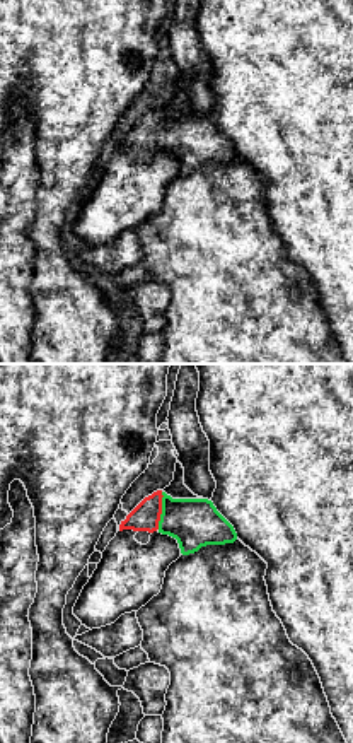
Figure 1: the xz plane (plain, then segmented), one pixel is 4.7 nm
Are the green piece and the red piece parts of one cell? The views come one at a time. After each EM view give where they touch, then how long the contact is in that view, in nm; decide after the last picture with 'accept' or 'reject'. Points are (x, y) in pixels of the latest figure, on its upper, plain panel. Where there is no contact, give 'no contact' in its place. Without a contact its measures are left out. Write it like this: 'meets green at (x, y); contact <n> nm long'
meets green at (162, 128); contact 180 nm long

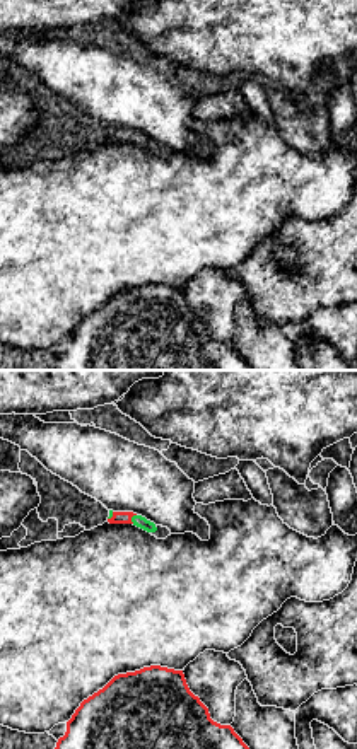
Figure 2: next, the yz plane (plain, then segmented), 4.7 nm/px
meets green at (132, 137); contact 50 nm long

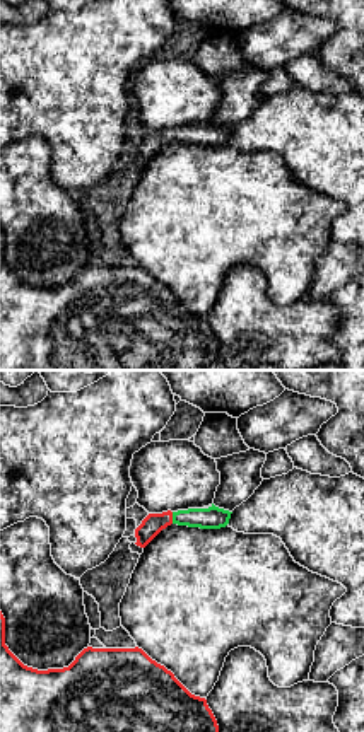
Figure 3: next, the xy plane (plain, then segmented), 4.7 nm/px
meets green at (173, 135); contact 60 nm long

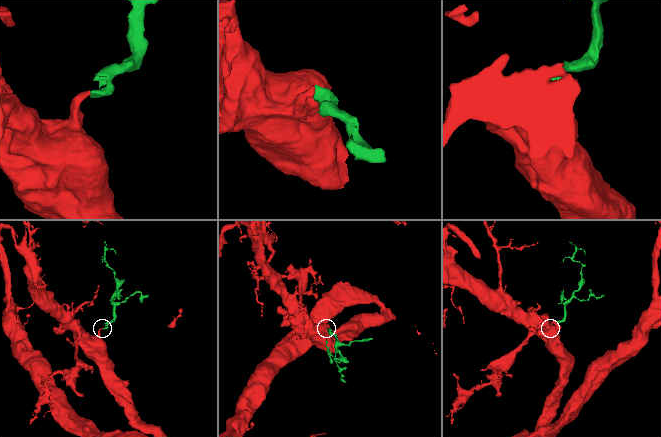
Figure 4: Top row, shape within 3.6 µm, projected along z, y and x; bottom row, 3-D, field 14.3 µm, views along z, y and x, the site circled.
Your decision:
accept

